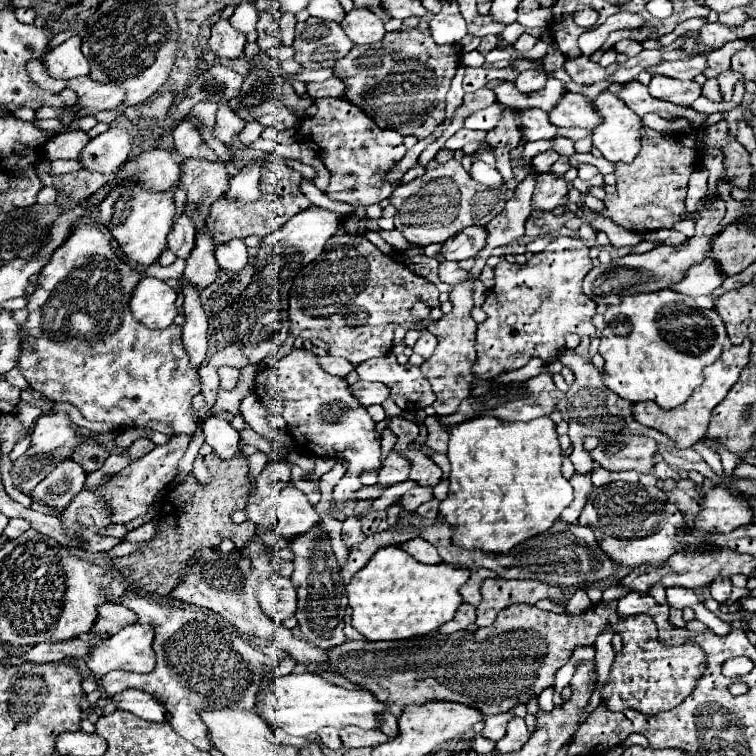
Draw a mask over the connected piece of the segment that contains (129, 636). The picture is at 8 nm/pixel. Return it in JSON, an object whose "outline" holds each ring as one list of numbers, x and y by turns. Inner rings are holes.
{"outline":[[131,624,111,638,97,642,87,658,87,666,95,676,111,670,151,672,155,668,153,636,153,626]]}

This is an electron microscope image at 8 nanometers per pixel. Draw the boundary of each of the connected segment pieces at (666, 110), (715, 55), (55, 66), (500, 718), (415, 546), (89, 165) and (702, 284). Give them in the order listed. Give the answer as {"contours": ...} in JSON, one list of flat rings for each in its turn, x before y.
{"contours":[[[629,82,625,84,625,88,617,94,635,114,643,116,647,112,655,112,661,118,671,118,671,116,683,116,691,122,693,128,701,128,707,122,707,114,705,112,697,112,691,106,677,106,677,104,669,104,663,100,657,100,653,96,649,96,647,86,639,84,639,82]],[[733,40,713,52,707,54,707,68,705,68,705,76,711,78,711,76,719,76,719,72,723,70,729,70,729,62,731,62,731,56,735,52,739,52,741,48,745,48,745,44,749,44,749,40]],[[71,36,61,46,51,48,43,58,47,72,53,78,65,78,65,80,89,76,91,72,89,62,79,48,81,48,81,36]],[[501,712,501,714,495,714,495,716,487,716,485,718,485,730,483,730,483,736,493,740,493,742,499,742,503,736,505,736,505,728,509,724,509,720,513,718,513,712]],[[417,536,417,538,413,538,413,540,405,542,405,544,399,544,399,546,419,562,425,562,425,564,441,562,441,558,437,554,437,548,433,548,433,544,429,544,427,540,421,540,421,536]],[[115,124,107,132,91,138,81,152,81,164,87,170,113,174,121,164,127,162,127,156,133,148,133,138,127,128]],[[707,258,701,264,691,266,687,270,685,278,673,286,673,290,695,298,701,294,711,294,713,290,717,290,723,284,723,280,725,280,725,276,721,276,721,272,717,272,717,264,713,264,713,258]]]}

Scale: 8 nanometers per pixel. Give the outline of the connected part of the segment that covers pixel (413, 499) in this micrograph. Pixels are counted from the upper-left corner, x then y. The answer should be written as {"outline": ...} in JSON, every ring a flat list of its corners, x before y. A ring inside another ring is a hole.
{"outline":[[415,486,415,488,409,490,405,496,401,496,399,504,401,504,405,510,413,512,413,510,417,510,423,502,429,502,431,498,433,498,433,488,421,488,421,486]]}

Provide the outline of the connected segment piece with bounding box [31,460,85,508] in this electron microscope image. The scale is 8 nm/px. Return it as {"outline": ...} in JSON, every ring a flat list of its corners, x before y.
{"outline":[[65,460,45,480,41,480,31,494,43,498,49,506,65,508,71,502,71,498,83,488,83,484,85,484,83,468,73,460]]}

